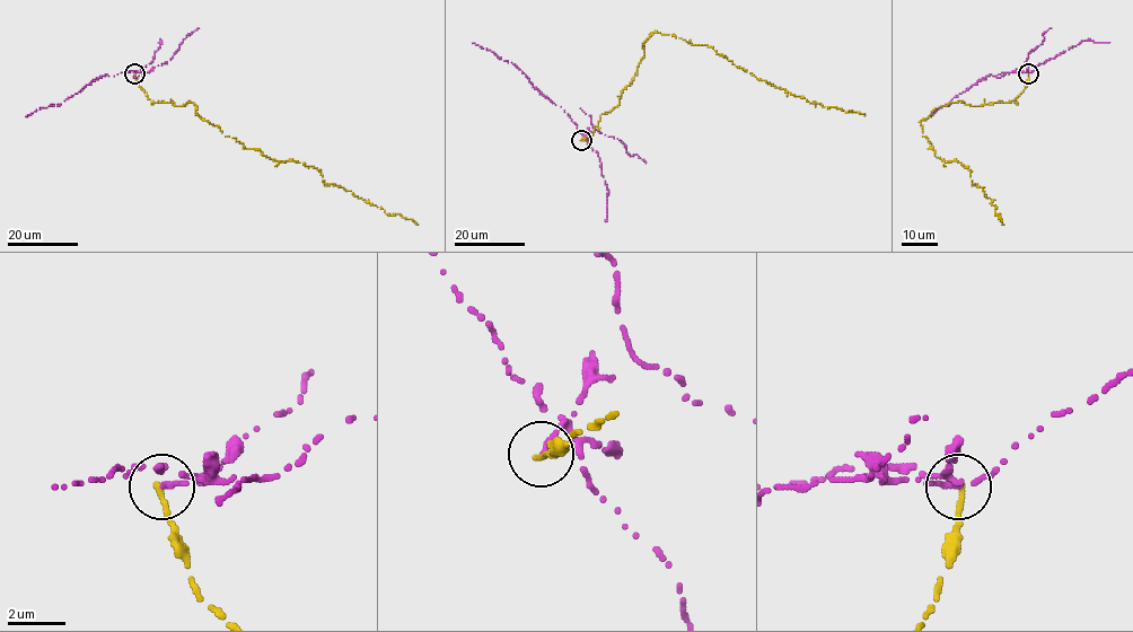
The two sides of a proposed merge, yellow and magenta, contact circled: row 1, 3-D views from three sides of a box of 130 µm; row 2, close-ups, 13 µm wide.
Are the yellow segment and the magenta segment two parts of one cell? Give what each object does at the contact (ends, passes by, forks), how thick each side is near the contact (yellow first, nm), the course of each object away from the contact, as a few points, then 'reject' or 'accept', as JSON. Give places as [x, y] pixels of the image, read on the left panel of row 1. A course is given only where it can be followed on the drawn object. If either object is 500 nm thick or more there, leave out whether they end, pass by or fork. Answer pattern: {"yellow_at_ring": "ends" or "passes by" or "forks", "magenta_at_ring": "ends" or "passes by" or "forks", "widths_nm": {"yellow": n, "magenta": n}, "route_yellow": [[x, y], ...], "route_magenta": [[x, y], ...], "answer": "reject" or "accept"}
{"yellow_at_ring": "ends", "magenta_at_ring": "ends", "widths_nm": {"yellow": 200, "magenta": 220}, "route_yellow": [[134, 72], [154, 103], [190, 101], [247, 148], [313, 166], [325, 184], [418, 225]], "route_magenta": [[134, 72], [106, 75], [58, 105], [25, 116]], "answer": "reject"}

